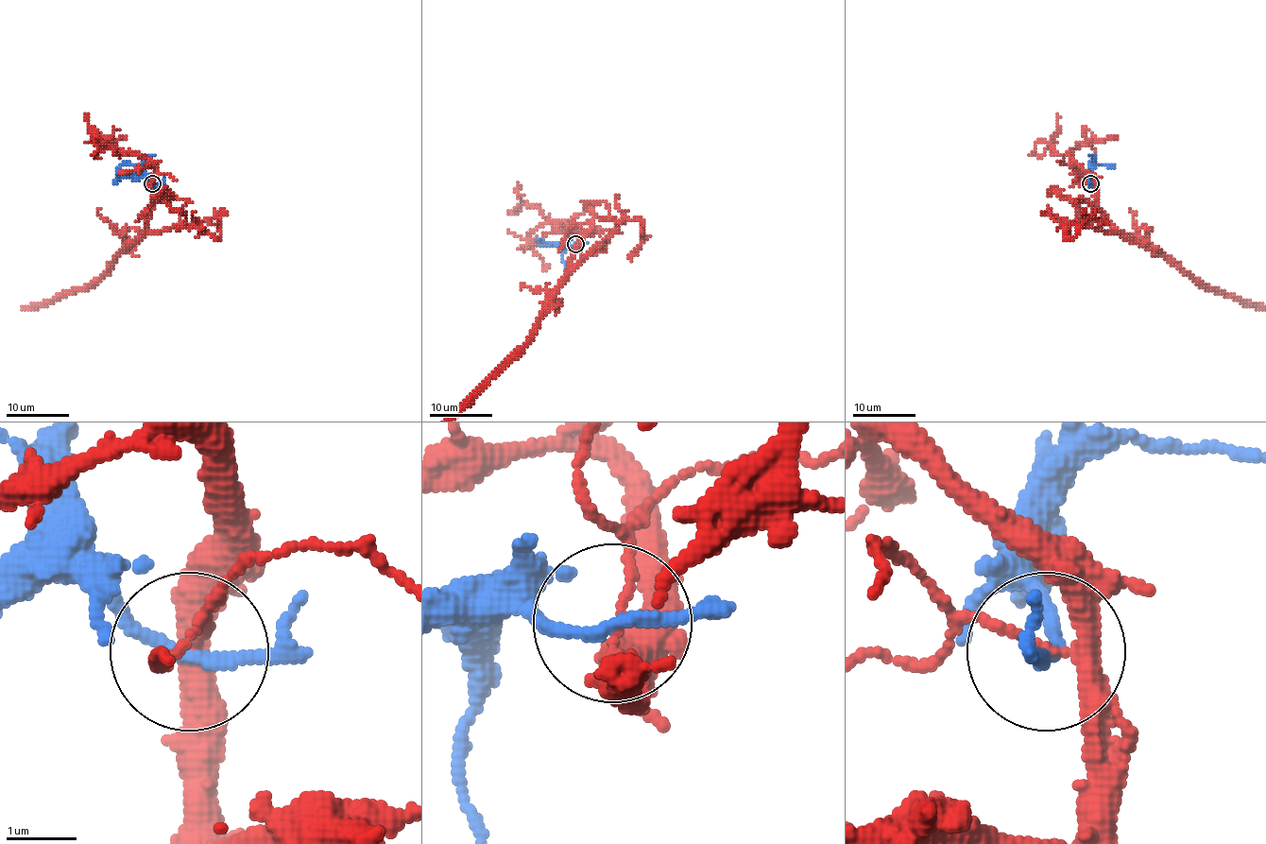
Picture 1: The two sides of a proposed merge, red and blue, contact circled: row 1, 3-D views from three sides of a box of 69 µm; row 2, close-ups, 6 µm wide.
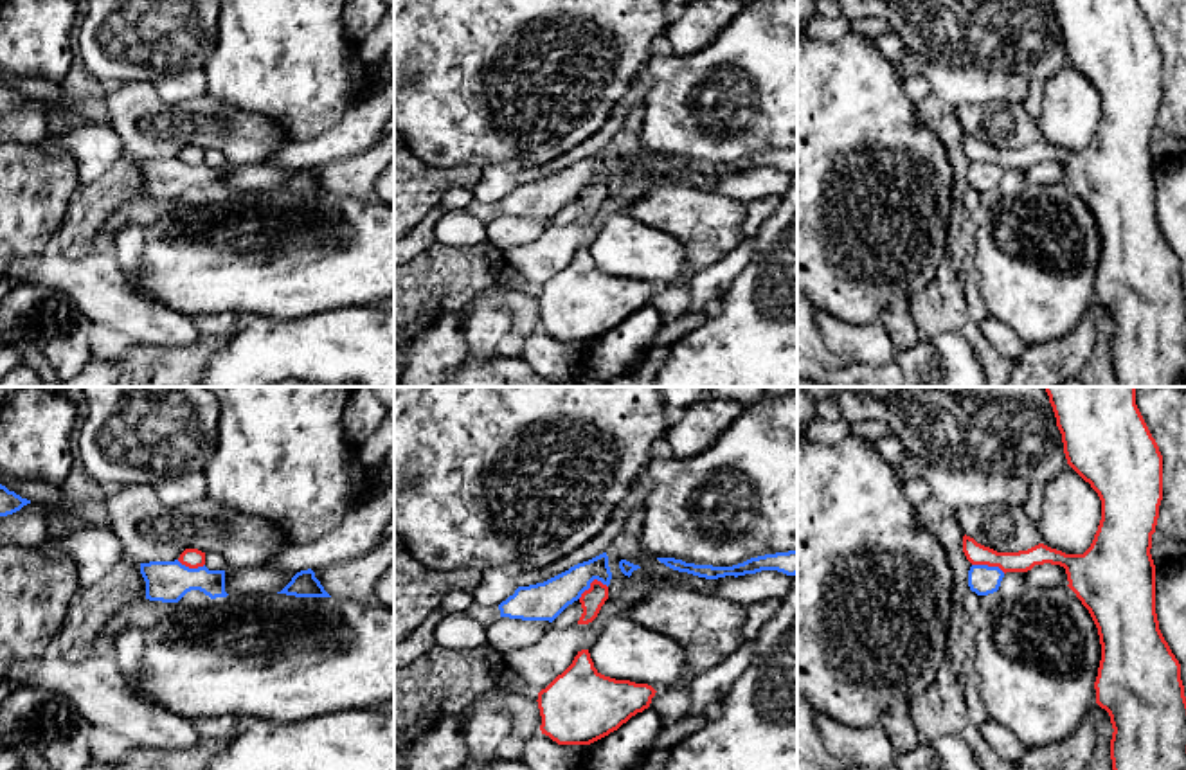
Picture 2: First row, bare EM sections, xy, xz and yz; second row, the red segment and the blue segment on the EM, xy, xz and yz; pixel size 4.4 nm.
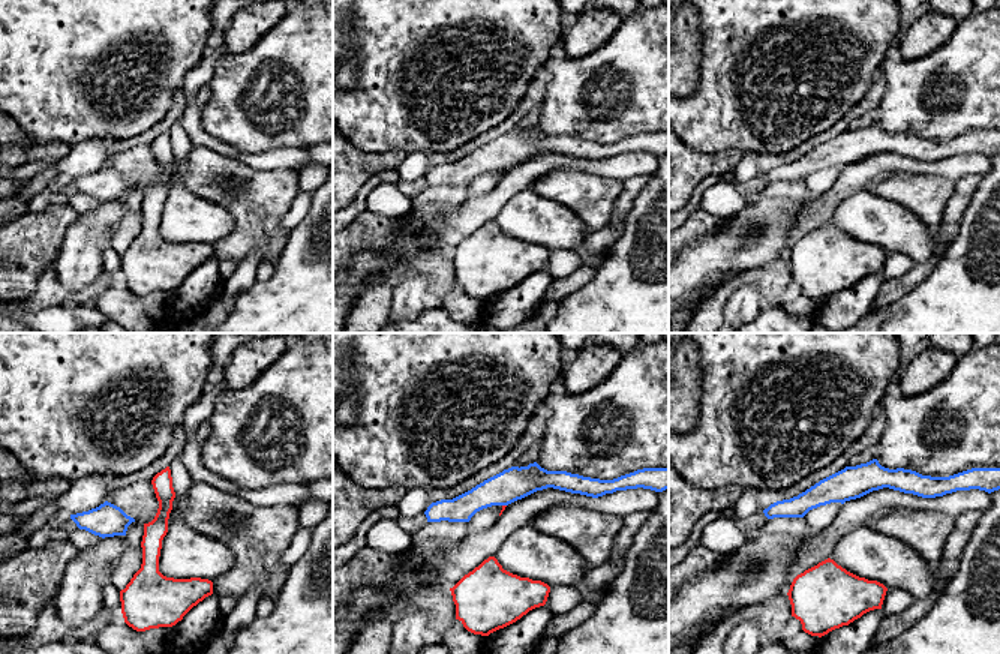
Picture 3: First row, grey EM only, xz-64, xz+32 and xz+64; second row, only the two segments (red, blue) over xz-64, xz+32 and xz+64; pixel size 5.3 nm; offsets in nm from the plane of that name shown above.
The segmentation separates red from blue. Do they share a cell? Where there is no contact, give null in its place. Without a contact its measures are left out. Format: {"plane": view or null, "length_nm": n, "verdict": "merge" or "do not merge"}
{"plane": "xz", "length_nm": 150, "verdict": "do not merge"}

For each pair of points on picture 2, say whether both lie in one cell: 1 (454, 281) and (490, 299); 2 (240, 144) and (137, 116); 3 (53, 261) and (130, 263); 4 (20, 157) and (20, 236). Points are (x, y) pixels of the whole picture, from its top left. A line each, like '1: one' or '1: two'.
1: two
2: one
3: two
4: one

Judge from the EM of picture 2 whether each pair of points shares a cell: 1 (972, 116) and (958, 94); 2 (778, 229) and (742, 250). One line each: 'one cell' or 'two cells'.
1: two cells
2: two cells

